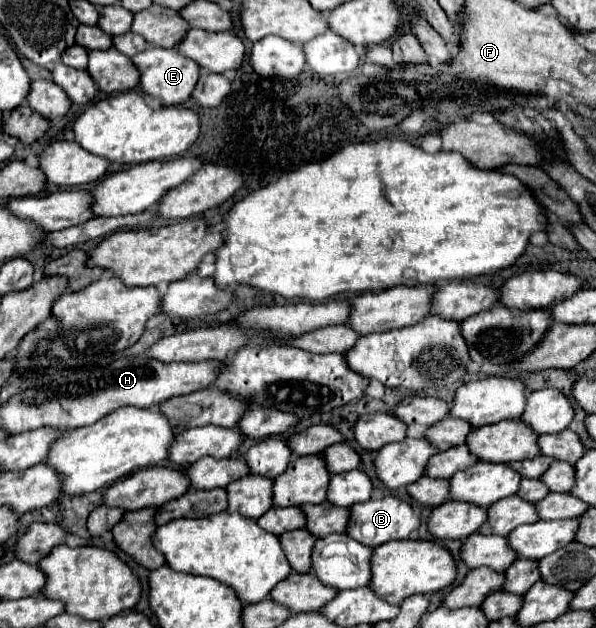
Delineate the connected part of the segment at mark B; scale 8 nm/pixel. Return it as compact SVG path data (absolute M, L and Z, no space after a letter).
M392 495L382 499L368 499L364 503L354 503L350 507L350 521L346 525L346 535L366 547L378 547L392 539L408 539L412 531L420 527L420 511Z

